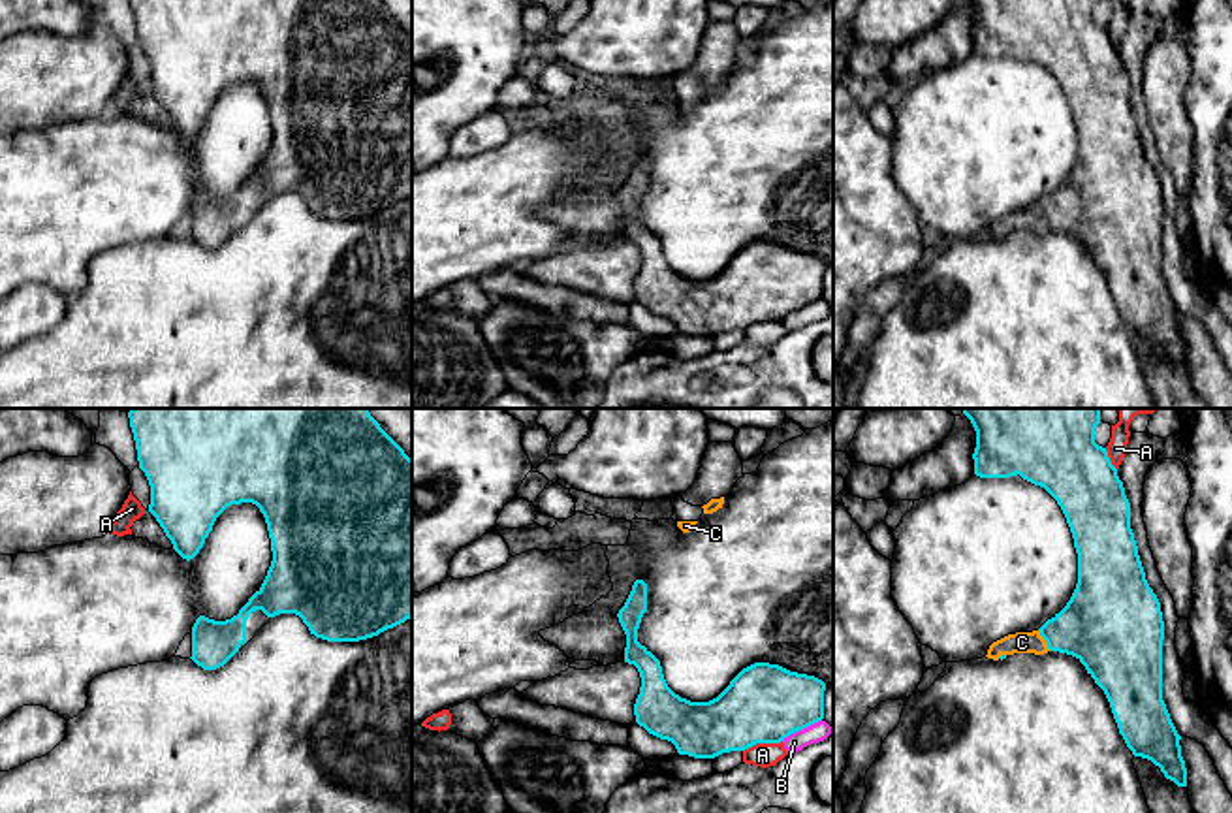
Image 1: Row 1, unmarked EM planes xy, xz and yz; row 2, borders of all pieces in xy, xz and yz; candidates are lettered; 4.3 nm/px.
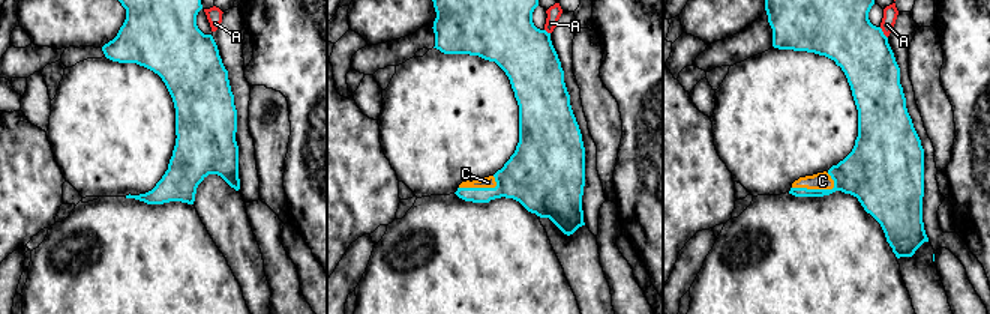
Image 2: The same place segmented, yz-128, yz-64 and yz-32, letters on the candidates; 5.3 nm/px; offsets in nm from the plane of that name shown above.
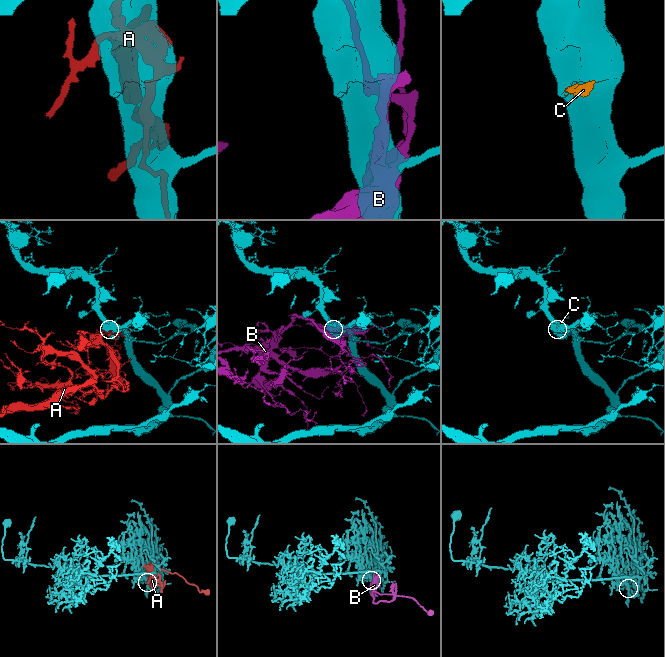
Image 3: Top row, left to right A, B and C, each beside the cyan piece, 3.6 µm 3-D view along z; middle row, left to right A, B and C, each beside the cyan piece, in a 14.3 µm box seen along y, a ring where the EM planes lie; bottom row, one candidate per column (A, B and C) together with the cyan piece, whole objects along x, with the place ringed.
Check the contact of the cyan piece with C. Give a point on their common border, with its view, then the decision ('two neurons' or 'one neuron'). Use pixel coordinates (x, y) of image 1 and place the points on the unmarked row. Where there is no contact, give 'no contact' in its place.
meets cyan in yz at (1044, 217); one neuron

